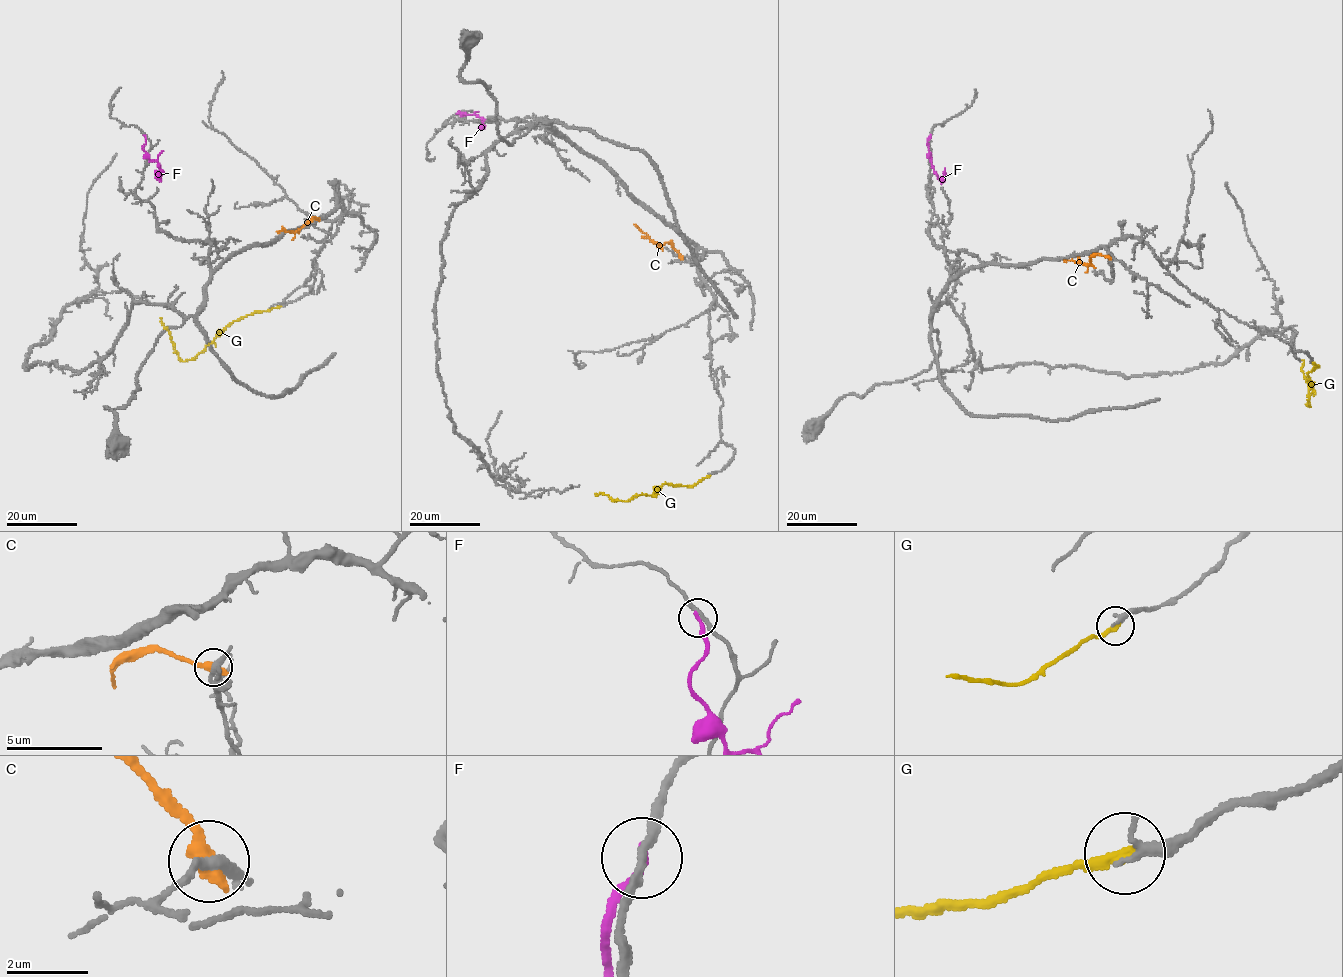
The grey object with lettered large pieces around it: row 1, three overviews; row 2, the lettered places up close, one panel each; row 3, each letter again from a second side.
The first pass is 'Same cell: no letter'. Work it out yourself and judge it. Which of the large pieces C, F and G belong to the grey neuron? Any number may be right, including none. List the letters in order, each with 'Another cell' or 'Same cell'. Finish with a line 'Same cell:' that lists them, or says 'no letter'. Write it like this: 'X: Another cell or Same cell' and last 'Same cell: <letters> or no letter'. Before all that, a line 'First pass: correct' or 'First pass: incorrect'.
First pass: incorrect
C: Another cell
F: Another cell
G: Same cell
Same cell: G

